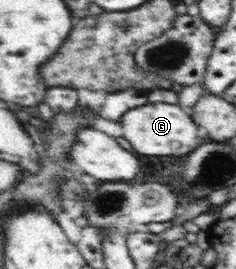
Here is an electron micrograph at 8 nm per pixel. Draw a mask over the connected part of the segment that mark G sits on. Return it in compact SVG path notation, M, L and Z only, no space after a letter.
M150 102L128 108L117 120L123 130L122 137L144 156L182 156L197 149L204 140L198 136L198 125L193 121L189 110L176 102Z

